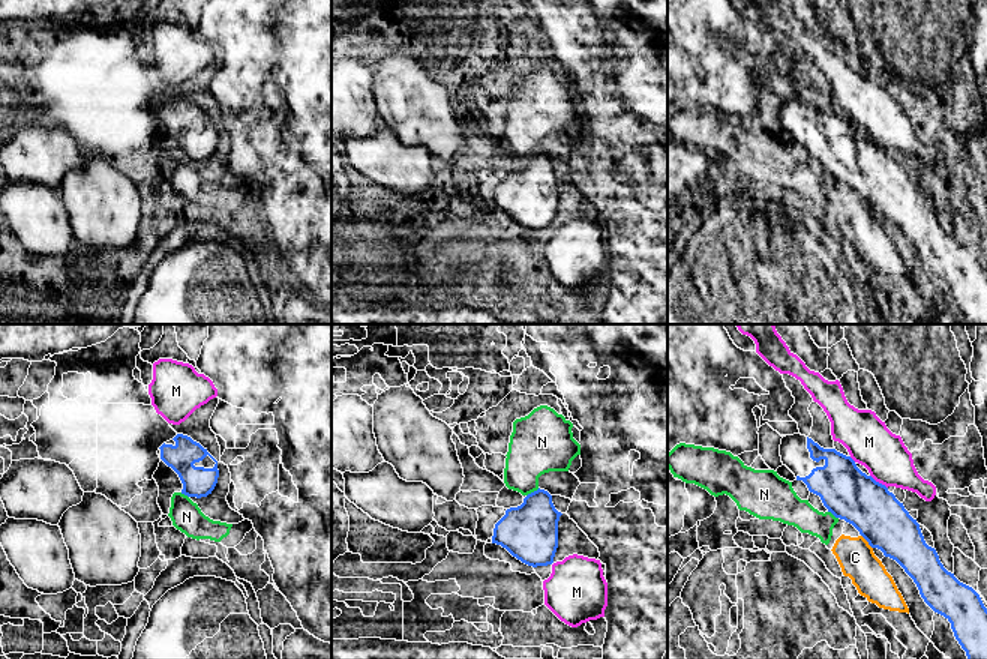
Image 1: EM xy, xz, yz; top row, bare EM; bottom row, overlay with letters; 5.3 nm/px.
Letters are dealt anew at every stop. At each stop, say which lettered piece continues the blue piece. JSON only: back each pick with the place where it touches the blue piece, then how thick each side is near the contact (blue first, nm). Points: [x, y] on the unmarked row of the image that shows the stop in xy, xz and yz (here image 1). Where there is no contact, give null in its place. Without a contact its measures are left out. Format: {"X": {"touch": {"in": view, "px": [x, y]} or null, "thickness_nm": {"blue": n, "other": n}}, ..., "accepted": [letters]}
{"accepted": []}

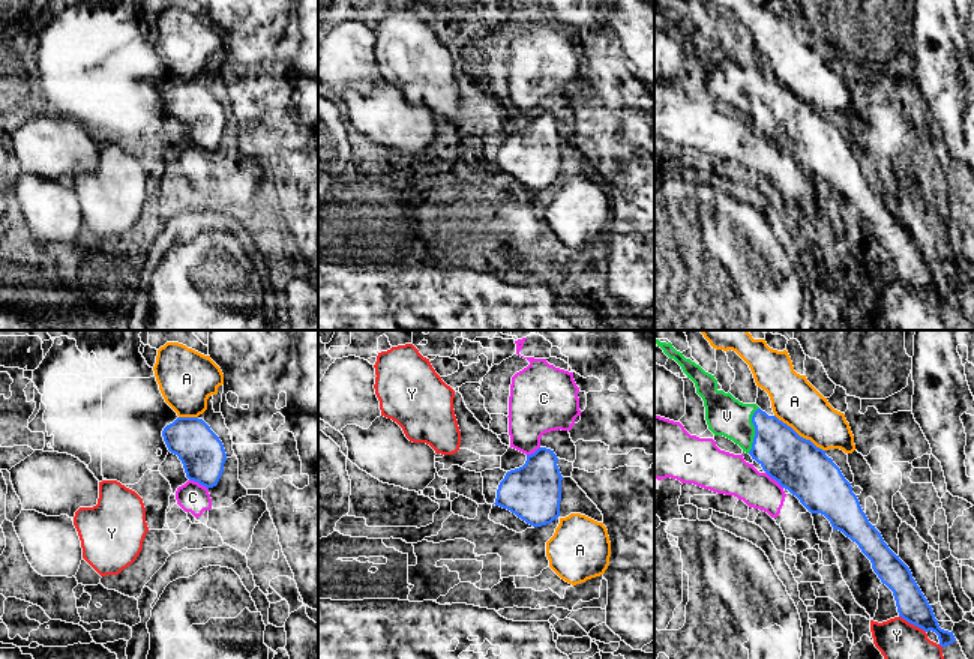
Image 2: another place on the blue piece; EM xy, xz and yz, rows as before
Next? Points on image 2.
{"V": {"touch": {"in": "yz", "px": [755, 93]}, "thickness_nm": {"blue": 280, "other": 220}}, "accepted": ["V"]}

